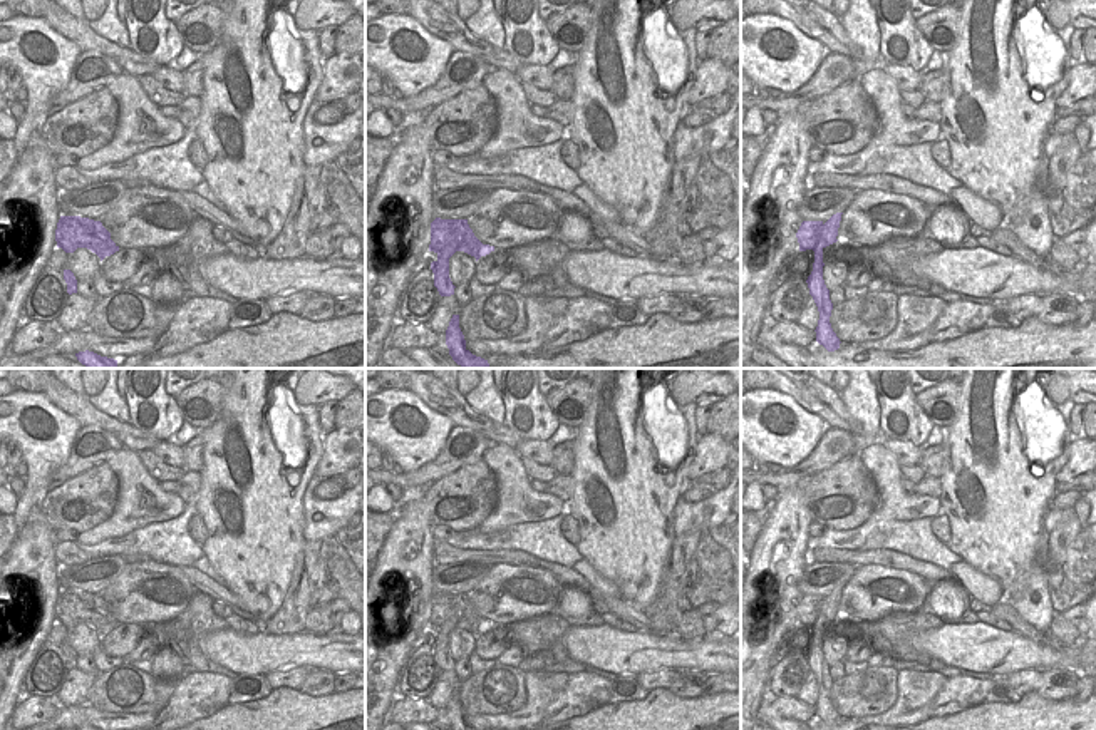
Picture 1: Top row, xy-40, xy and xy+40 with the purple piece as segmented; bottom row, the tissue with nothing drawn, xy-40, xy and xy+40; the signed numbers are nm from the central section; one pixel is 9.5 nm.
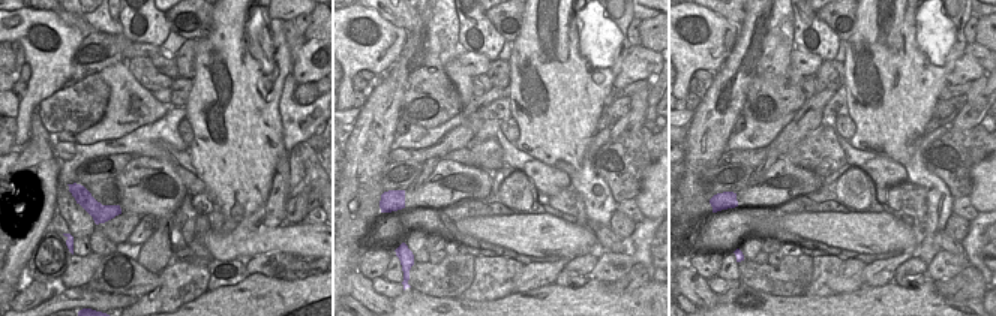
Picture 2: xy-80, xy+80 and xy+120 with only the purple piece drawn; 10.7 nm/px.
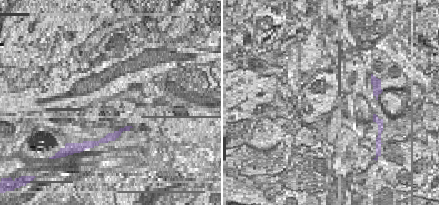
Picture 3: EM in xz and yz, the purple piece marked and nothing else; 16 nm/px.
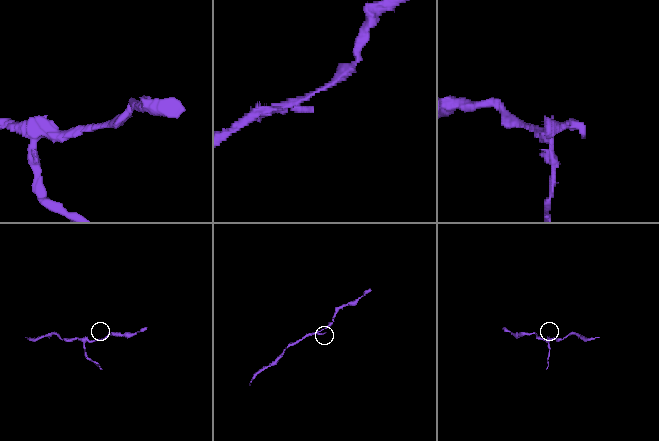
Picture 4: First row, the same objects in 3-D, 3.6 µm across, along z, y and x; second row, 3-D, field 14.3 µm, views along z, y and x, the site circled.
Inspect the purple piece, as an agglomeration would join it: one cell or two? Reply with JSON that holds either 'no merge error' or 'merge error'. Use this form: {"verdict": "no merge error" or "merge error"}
{"verdict": "merge error"}

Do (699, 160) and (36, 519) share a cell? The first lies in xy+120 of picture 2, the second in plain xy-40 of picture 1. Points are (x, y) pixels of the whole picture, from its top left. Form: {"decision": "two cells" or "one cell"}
{"decision": "one cell"}

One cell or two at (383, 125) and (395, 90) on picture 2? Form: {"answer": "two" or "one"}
{"answer": "one"}

